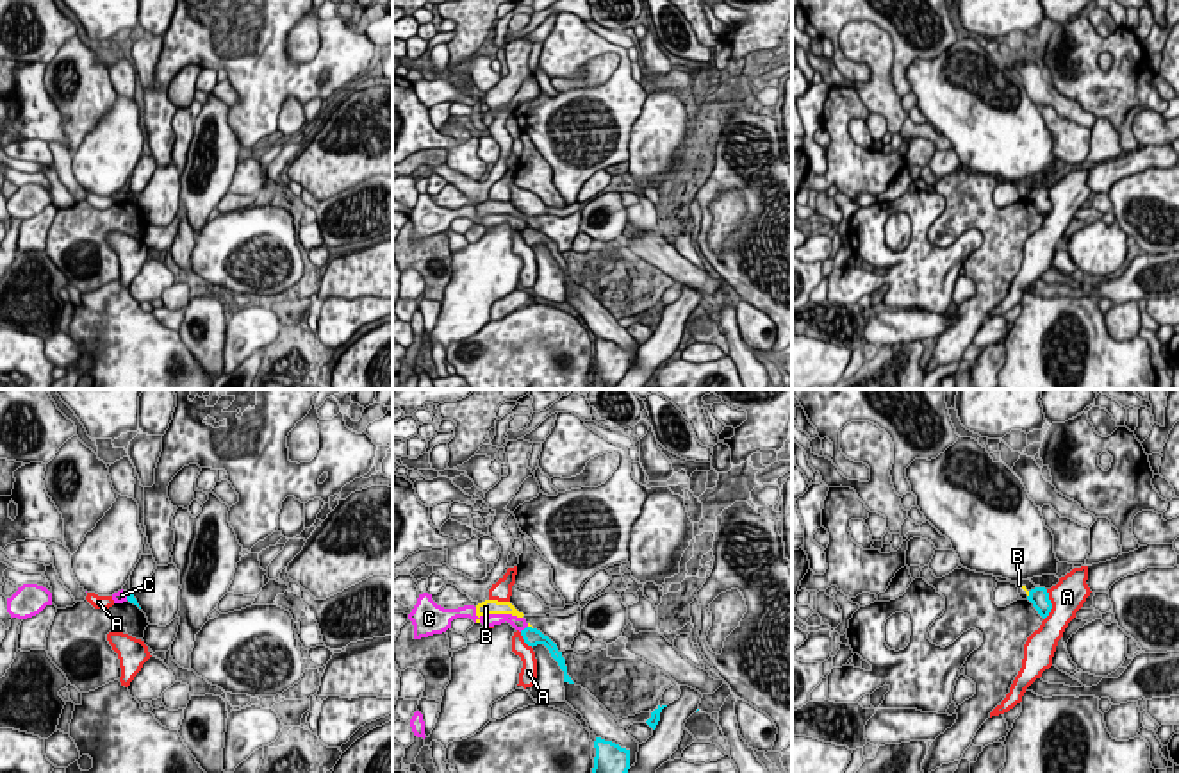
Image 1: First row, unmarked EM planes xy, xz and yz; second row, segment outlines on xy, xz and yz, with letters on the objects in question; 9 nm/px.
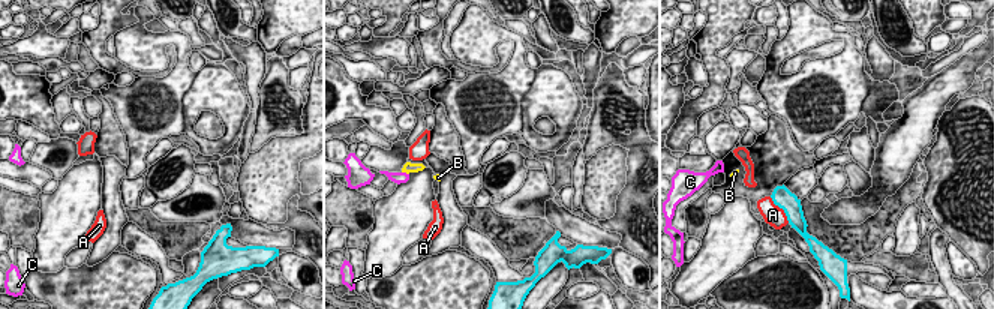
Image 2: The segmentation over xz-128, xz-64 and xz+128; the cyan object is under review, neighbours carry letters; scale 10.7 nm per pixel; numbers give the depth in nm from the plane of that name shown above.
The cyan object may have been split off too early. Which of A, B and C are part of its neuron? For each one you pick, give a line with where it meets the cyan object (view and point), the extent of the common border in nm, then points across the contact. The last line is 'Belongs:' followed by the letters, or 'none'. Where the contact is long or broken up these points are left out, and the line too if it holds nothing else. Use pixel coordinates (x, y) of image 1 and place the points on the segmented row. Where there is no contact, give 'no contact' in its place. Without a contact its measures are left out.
Belongs: none

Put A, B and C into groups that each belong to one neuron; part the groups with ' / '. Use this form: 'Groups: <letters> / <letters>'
Groups: A / B / C

